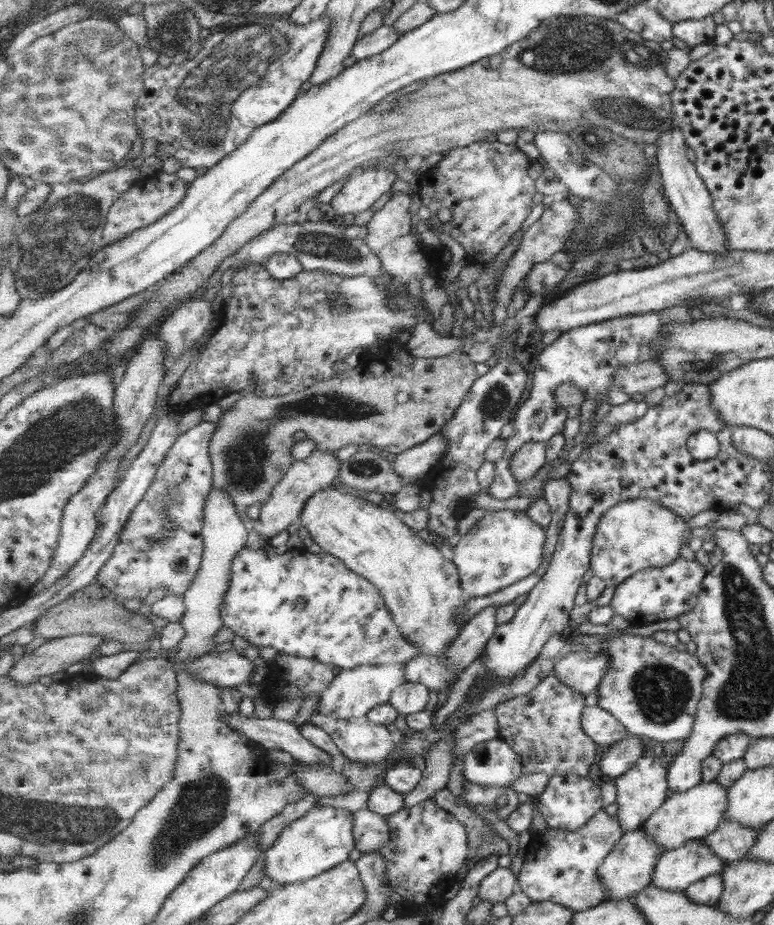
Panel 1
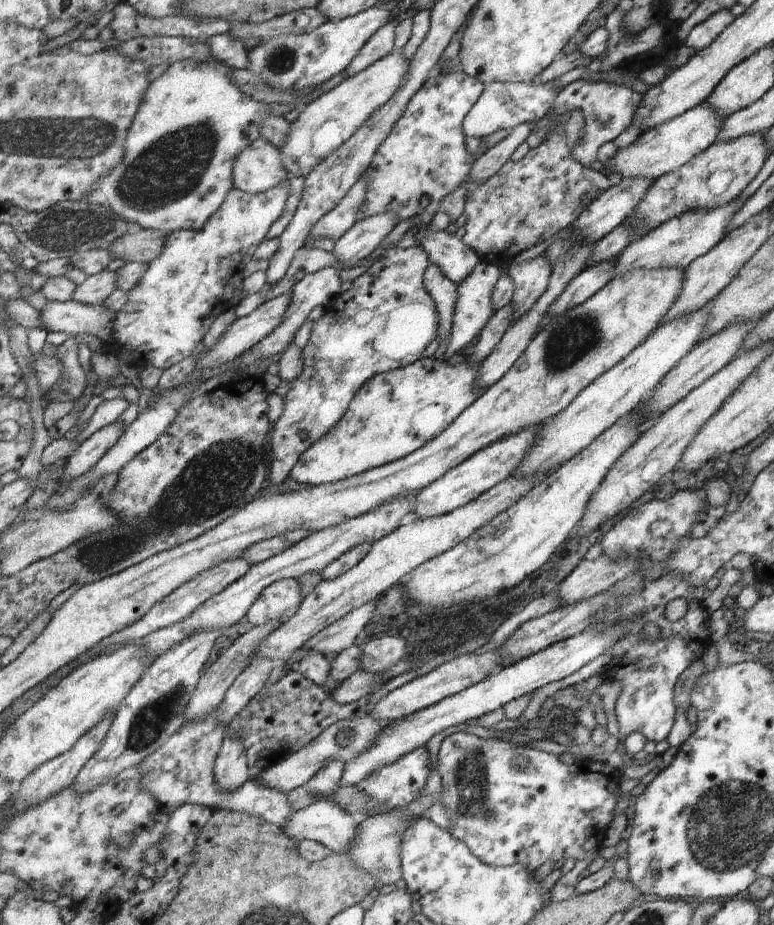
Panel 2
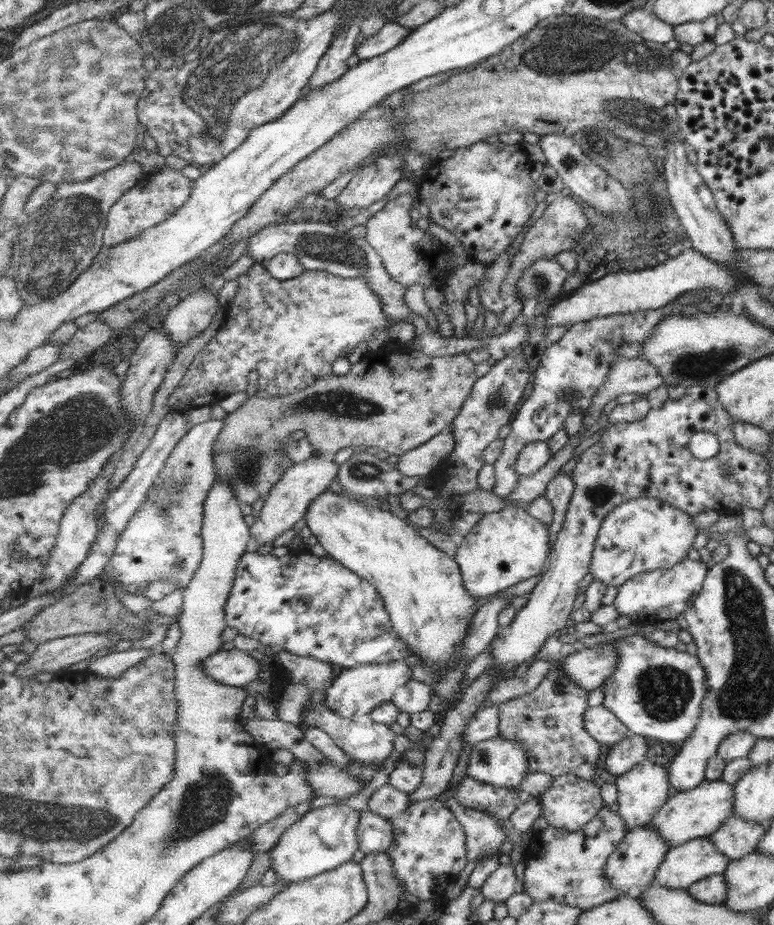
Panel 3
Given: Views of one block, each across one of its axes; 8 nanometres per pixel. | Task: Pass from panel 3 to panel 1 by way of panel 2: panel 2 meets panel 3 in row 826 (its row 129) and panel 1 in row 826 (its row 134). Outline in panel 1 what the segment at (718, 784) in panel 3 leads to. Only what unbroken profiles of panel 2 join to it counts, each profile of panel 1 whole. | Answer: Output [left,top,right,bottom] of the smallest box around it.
[643,782,726,851]

